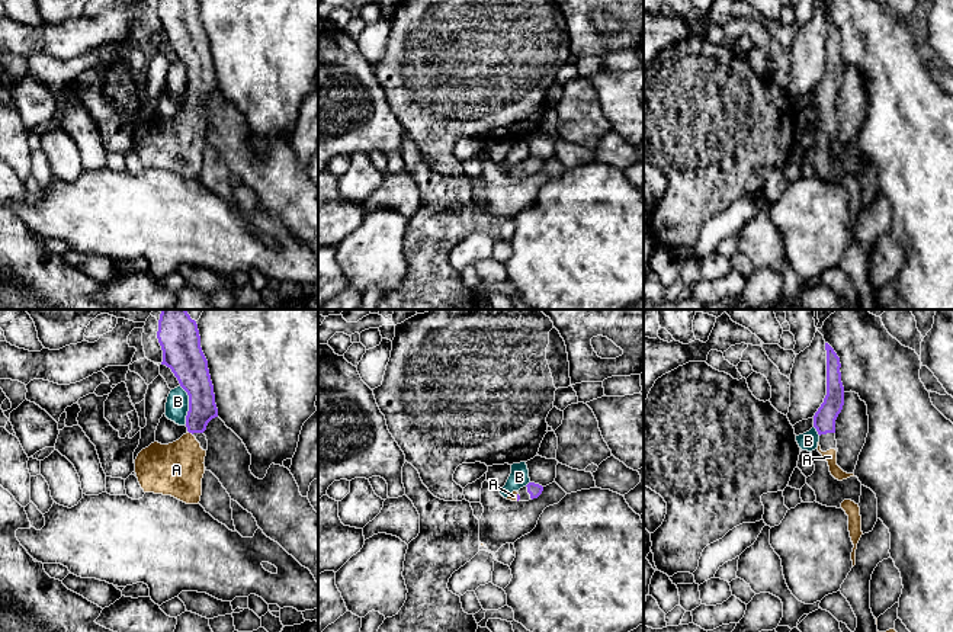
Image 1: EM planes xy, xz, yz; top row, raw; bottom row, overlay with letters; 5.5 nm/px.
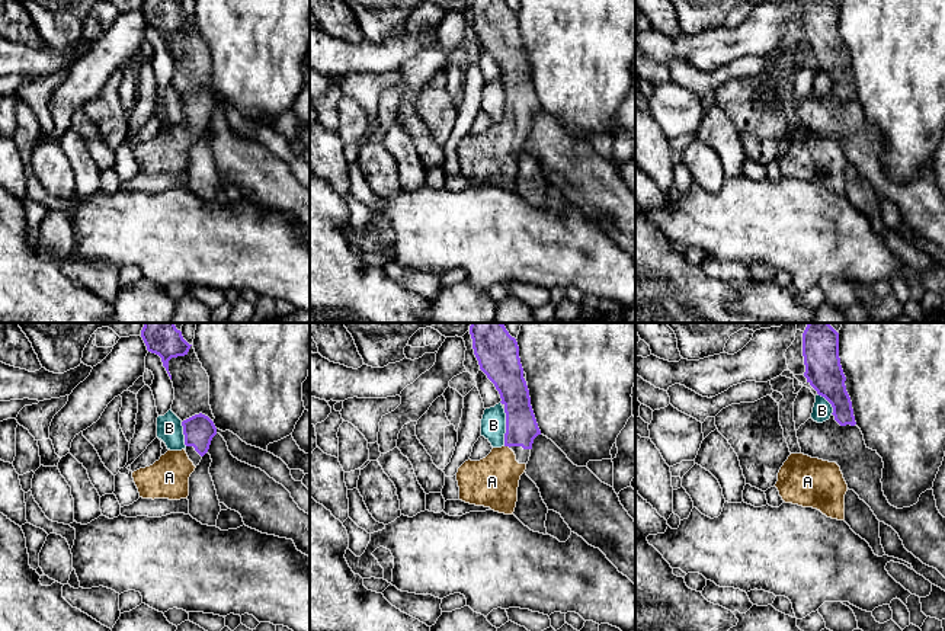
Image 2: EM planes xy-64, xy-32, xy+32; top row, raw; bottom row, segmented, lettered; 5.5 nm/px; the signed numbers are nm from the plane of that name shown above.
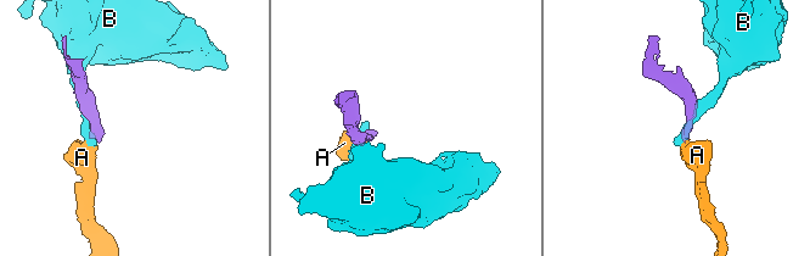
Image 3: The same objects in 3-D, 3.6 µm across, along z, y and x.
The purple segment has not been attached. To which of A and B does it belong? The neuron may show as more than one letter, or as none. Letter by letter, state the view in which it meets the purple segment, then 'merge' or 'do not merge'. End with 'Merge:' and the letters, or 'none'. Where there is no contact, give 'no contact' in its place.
A: meets purple in xy; merge
B: meets purple in xy; do not merge
Merge: A

